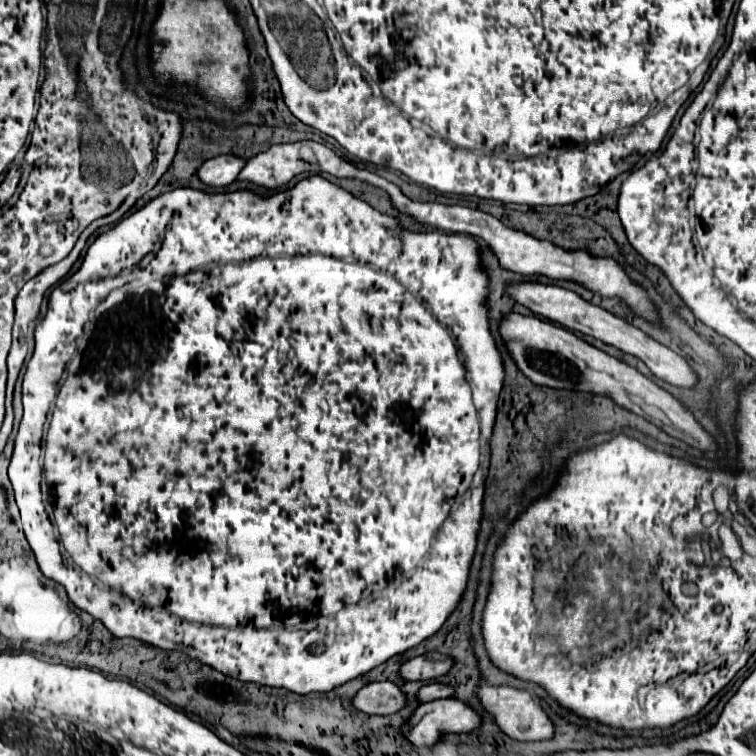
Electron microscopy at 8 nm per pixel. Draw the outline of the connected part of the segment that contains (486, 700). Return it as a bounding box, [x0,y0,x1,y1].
[478,686,554,740]

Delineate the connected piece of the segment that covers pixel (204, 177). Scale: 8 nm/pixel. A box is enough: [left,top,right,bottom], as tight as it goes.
[198,154,246,186]

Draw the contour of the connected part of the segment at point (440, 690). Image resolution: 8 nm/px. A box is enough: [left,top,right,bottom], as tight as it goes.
[418,682,454,702]

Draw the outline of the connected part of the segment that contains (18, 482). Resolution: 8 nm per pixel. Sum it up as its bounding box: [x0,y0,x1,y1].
[8,174,504,694]

